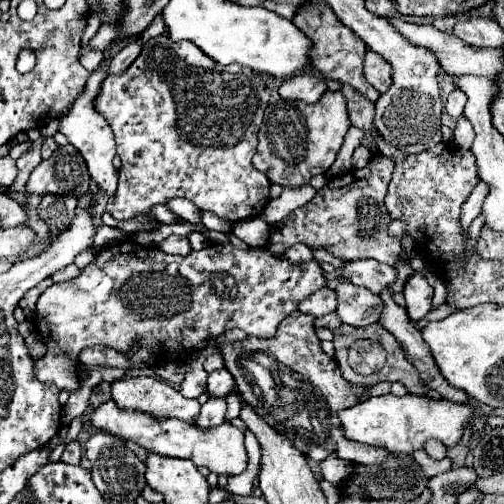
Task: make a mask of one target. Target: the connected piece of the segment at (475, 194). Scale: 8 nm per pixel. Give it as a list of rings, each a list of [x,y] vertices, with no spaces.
[[[479,182],[475,186],[475,190],[471,192],[471,196],[463,202],[461,208],[461,216],[459,216],[459,224],[461,224],[461,232],[467,232],[471,222],[479,216],[479,206],[483,204],[483,194],[487,194],[487,184]]]

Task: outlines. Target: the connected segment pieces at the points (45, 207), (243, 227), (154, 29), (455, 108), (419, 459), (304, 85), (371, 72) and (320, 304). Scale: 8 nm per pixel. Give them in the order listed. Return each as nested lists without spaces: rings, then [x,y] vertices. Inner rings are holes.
[[[47,194],[47,196],[43,196],[37,212],[39,212],[41,220],[49,226],[49,230],[53,234],[57,234],[57,232],[61,232],[63,228],[69,226],[69,216],[73,216],[75,202],[77,200],[73,196]]]
[[[255,216],[251,220],[239,220],[233,224],[231,234],[235,234],[237,238],[241,238],[247,246],[265,246],[267,244],[267,234],[269,234],[271,226],[261,218]]]
[[[157,14],[157,18],[153,18],[153,22],[149,24],[149,28],[141,34],[141,36],[137,36],[135,40],[137,42],[147,42],[149,38],[153,38],[153,36],[159,36],[161,32],[163,32],[163,28],[165,28],[165,22],[163,22],[163,14]]]
[[[453,90],[449,96],[447,96],[447,102],[445,102],[445,110],[447,110],[447,114],[449,116],[455,116],[455,118],[459,118],[461,114],[463,114],[463,106],[465,106],[465,94],[463,94],[463,90]]]
[[[417,450],[411,454],[413,462],[421,468],[421,472],[427,476],[427,478],[433,478],[441,472],[449,472],[451,470],[451,460],[445,456],[441,460],[433,460],[425,450]]]
[[[297,74],[283,82],[283,86],[279,88],[279,94],[283,100],[301,100],[301,102],[313,104],[321,98],[325,90],[327,90],[327,84],[323,78],[317,78],[311,74]]]
[[[365,50],[365,60],[363,60],[363,74],[369,80],[369,84],[379,90],[381,94],[389,90],[391,86],[391,66],[383,56],[375,54],[373,50]]]
[[[321,288],[321,290],[317,290],[315,294],[311,294],[309,298],[303,300],[299,310],[319,318],[319,316],[335,312],[335,306],[337,306],[337,292],[331,290],[331,288]]]

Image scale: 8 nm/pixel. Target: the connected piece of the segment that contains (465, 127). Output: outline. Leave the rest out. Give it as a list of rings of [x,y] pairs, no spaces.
[[[467,118],[457,120],[453,134],[455,134],[455,144],[459,144],[461,150],[471,150],[471,142],[475,138],[475,132],[473,132],[473,126]]]

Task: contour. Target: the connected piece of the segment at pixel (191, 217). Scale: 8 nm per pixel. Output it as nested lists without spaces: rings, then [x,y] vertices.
[[[171,198],[167,204],[165,204],[173,214],[177,214],[179,218],[187,220],[187,222],[193,222],[193,224],[199,224],[199,208],[193,204],[193,202],[187,202],[183,198]]]

